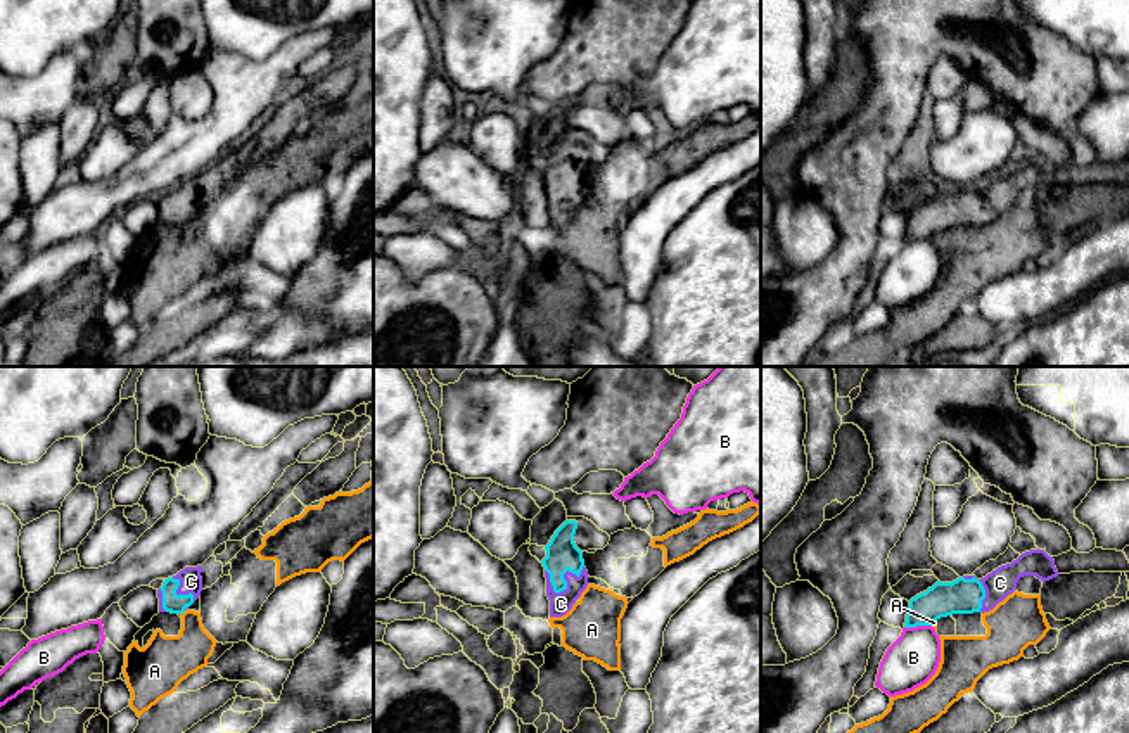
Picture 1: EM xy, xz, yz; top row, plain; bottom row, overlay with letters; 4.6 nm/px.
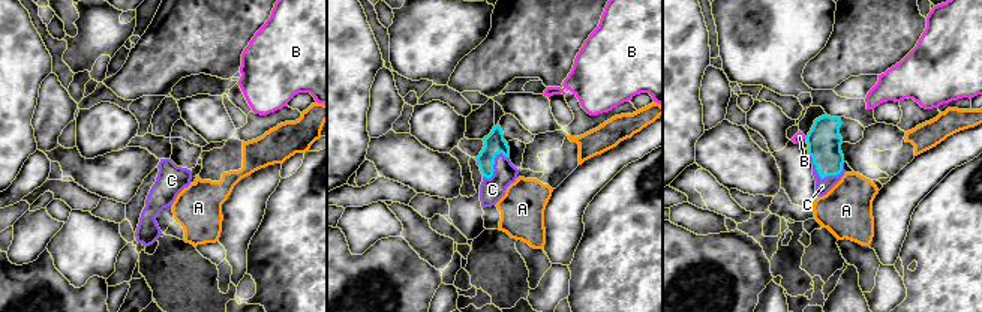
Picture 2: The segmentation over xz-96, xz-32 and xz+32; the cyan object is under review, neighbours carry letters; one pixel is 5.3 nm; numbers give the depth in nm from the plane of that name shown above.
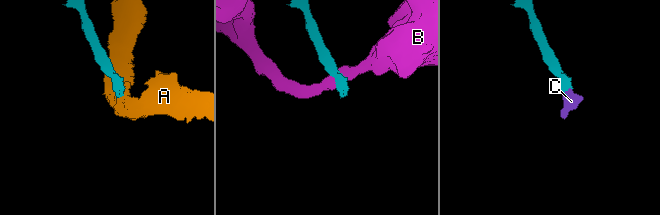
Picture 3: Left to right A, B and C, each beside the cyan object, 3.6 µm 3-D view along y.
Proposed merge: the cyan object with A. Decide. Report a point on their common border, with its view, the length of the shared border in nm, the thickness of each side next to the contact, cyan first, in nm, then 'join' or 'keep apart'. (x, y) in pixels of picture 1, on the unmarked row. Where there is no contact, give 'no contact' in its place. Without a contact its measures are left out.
xy (182, 225) | 40 nm | 90/240 nm | keep apart

